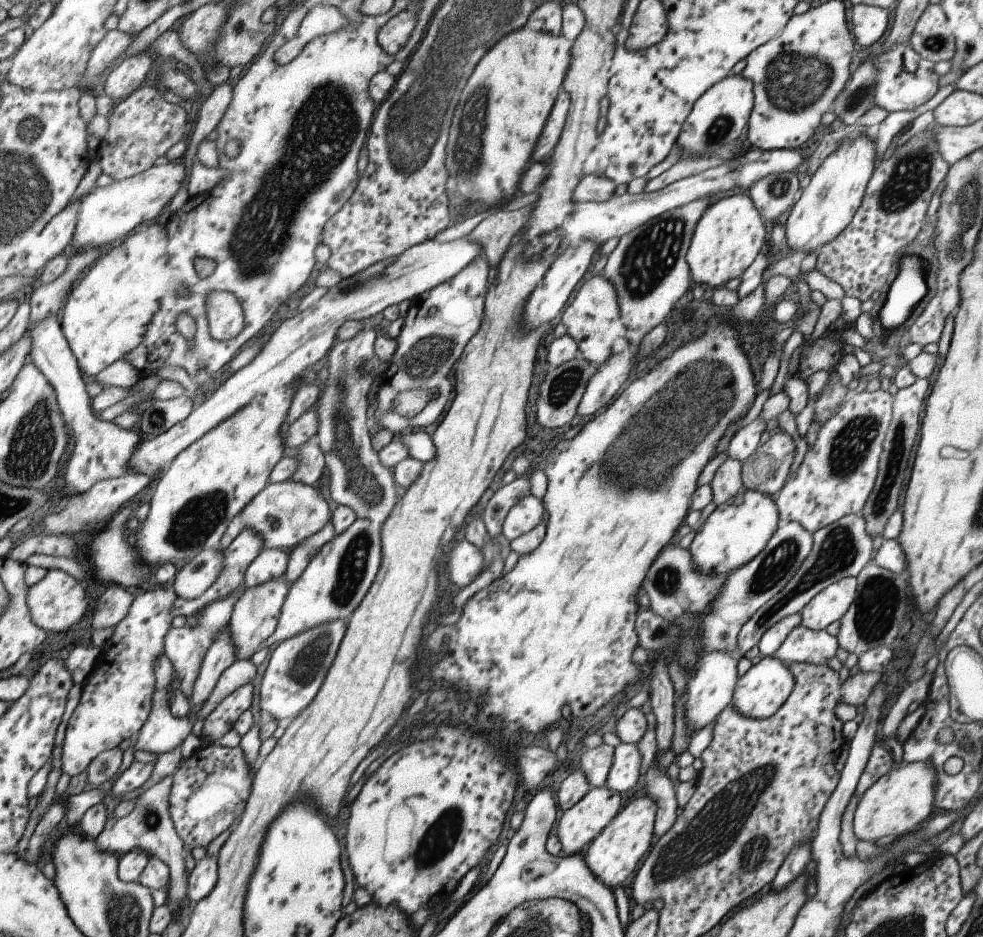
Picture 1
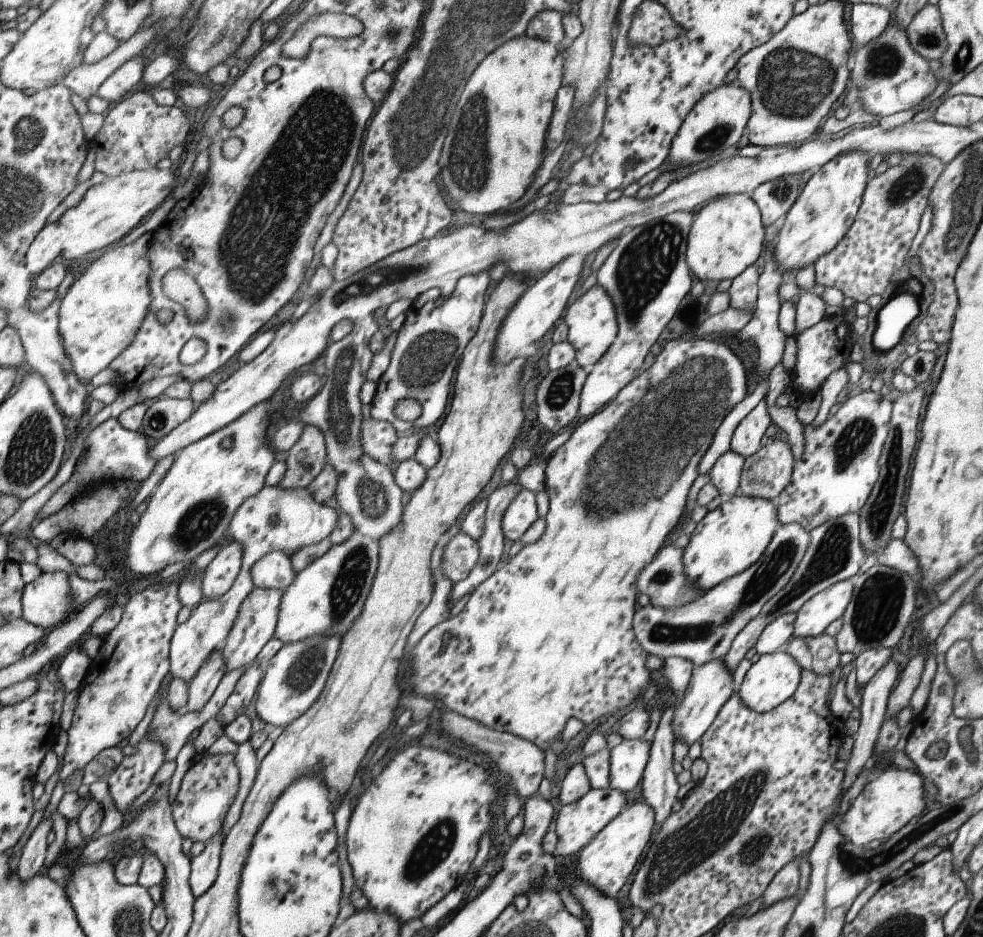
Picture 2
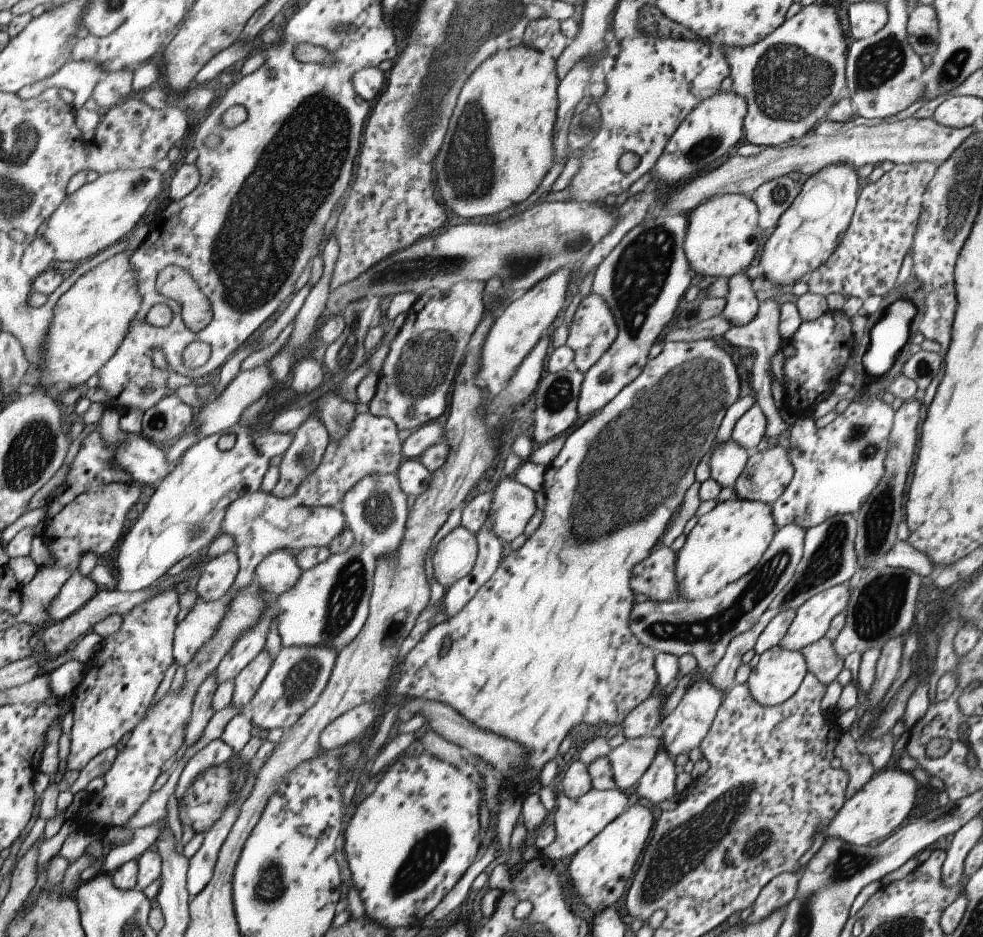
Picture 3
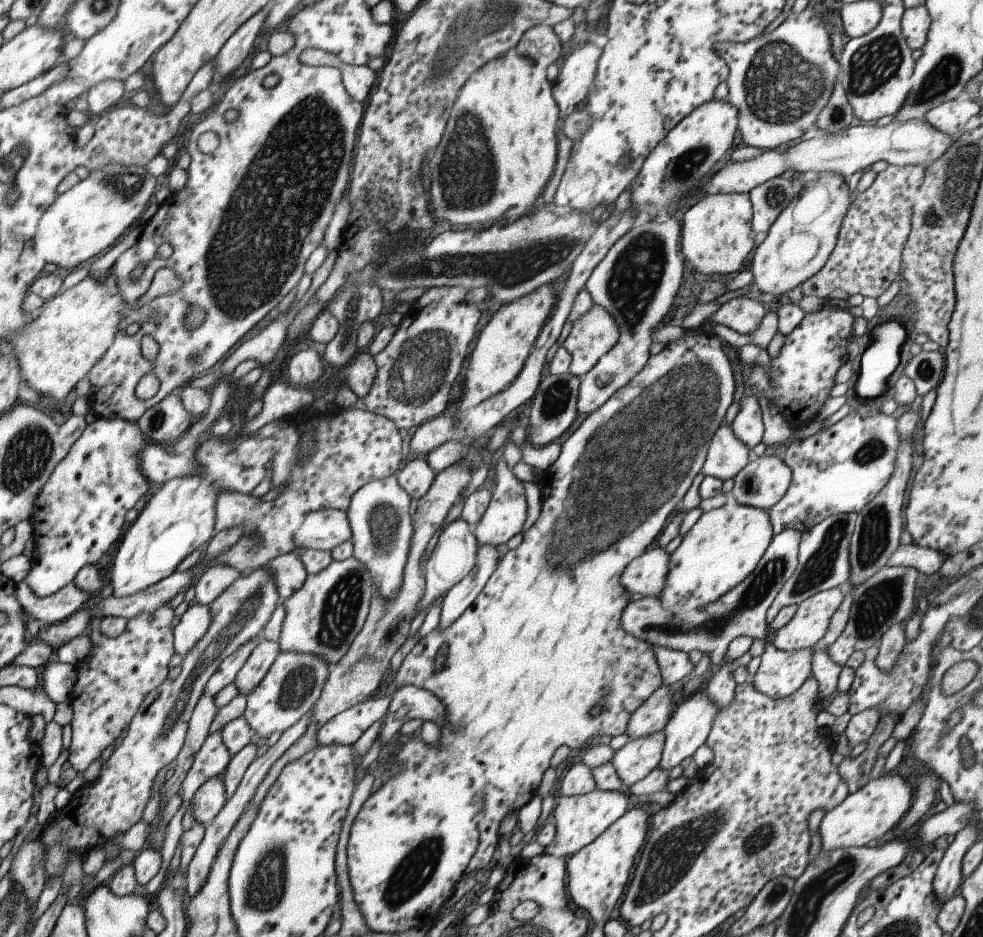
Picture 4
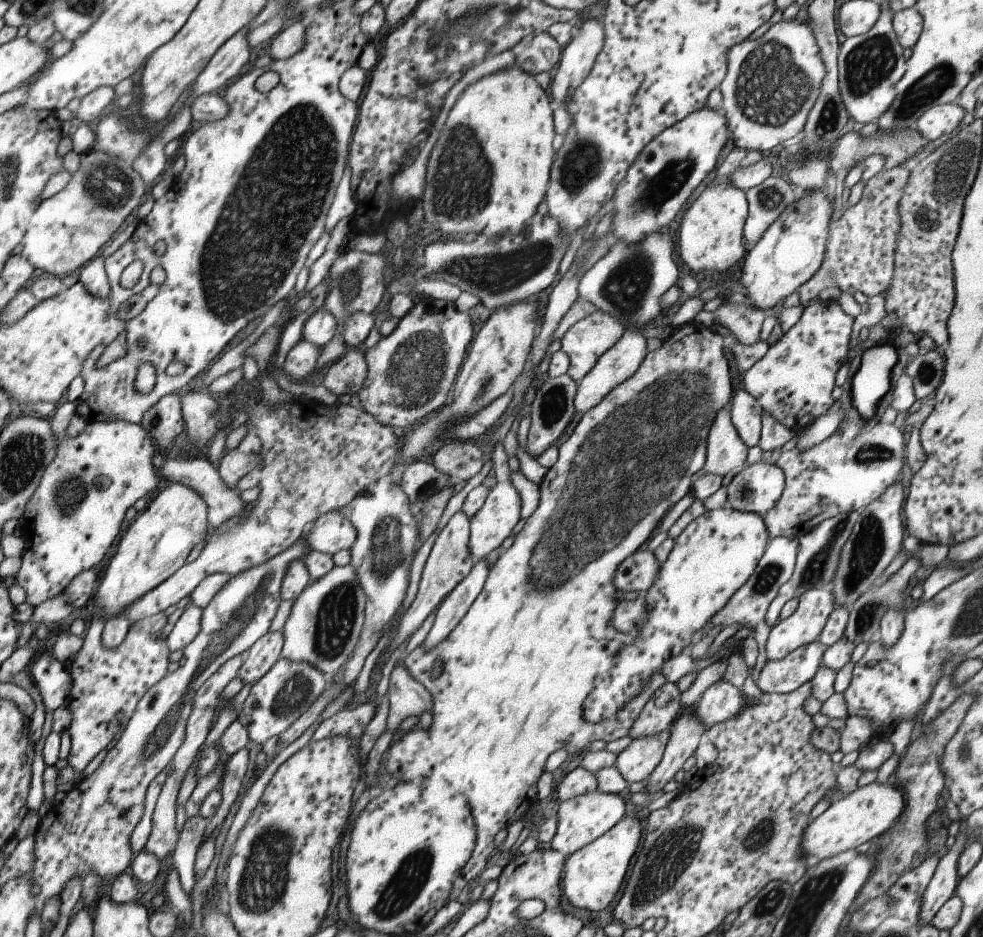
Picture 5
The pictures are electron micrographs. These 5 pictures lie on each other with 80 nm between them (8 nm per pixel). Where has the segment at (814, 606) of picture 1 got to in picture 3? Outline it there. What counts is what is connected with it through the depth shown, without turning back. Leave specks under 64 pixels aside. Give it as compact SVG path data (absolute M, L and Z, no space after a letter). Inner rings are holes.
M839 583L808 598L794 610L793 620L777 646L788 651L799 651L803 645L819 640L831 619L844 610L849 597L848 586Z

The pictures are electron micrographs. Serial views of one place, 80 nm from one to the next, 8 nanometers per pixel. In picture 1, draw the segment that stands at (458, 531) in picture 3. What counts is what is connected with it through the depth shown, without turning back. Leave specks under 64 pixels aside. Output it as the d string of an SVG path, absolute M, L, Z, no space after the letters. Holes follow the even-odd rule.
M464 539L453 544L446 562L446 570L449 572L448 580L460 588L478 578L477 574L481 572L481 566L483 566L480 550Z

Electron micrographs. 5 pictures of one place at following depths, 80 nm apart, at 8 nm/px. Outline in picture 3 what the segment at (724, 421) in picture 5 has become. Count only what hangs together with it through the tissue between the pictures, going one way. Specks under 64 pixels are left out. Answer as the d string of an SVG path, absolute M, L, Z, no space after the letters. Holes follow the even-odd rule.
M731 440L717 446L709 458L709 478L721 488L733 488L747 462L748 455L746 450Z

